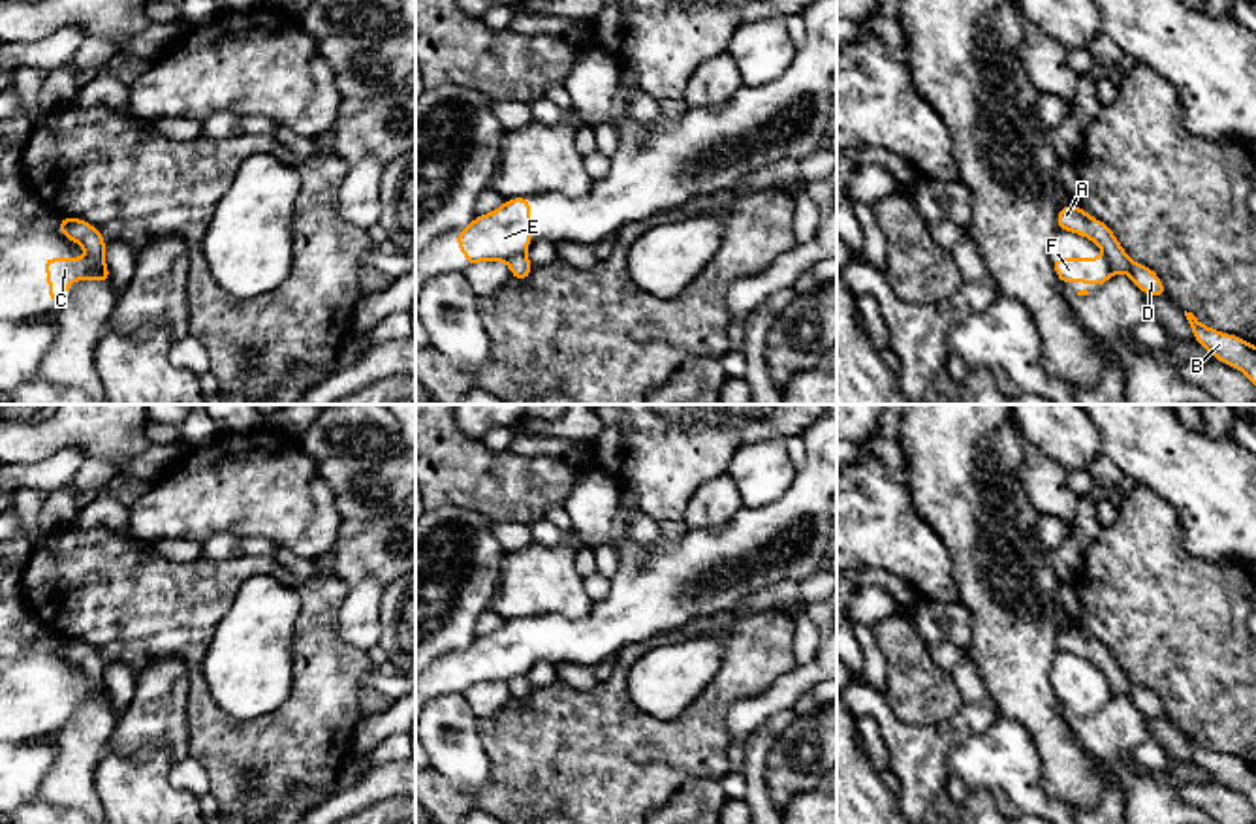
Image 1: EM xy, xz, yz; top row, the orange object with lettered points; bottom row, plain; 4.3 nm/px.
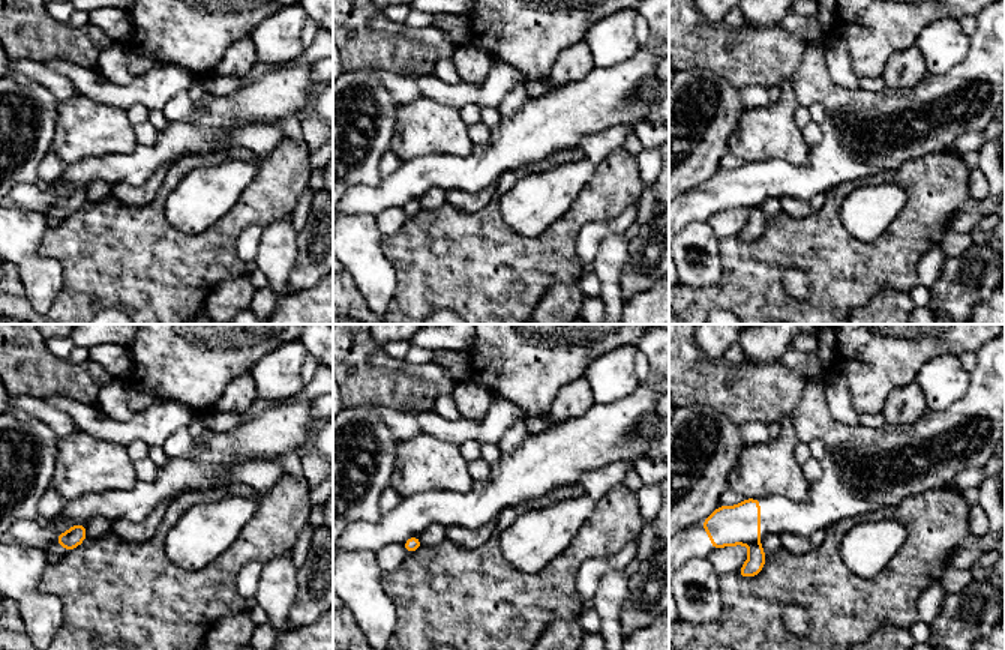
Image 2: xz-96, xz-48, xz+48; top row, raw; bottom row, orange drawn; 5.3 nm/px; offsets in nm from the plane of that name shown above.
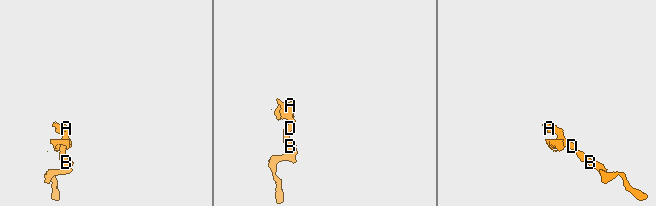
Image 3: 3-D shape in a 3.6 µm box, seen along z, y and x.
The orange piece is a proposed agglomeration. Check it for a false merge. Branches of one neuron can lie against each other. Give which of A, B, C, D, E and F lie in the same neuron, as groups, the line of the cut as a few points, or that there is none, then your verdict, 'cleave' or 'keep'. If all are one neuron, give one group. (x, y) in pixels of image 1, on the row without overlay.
A B D / C E F; cut in xz along (525, 674), (514, 674), (504, 681); cleave

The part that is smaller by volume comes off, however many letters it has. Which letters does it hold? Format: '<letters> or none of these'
C, E, F

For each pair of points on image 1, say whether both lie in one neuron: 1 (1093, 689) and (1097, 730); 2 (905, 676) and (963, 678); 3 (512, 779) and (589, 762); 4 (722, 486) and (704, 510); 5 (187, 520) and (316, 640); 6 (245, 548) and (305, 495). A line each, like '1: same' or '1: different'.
1: different
2: different
3: same
4: same
5: different
6: different

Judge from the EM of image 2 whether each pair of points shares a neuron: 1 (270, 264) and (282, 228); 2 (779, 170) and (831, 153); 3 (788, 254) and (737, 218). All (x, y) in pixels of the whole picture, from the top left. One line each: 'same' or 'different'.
1: same
2: same
3: different

